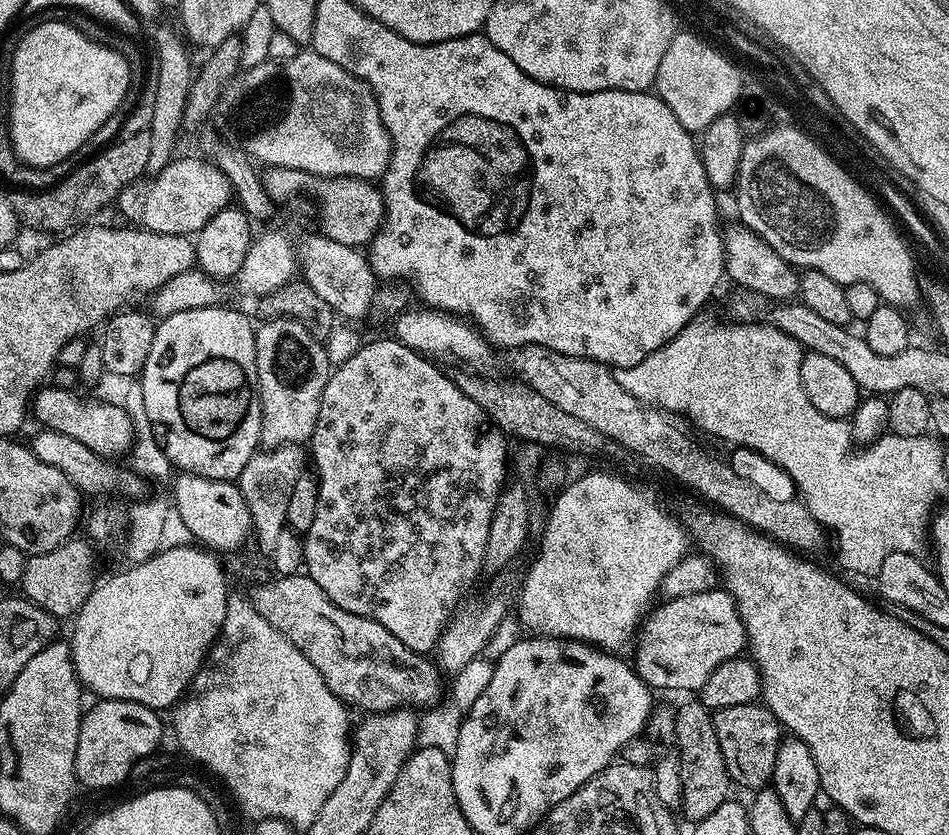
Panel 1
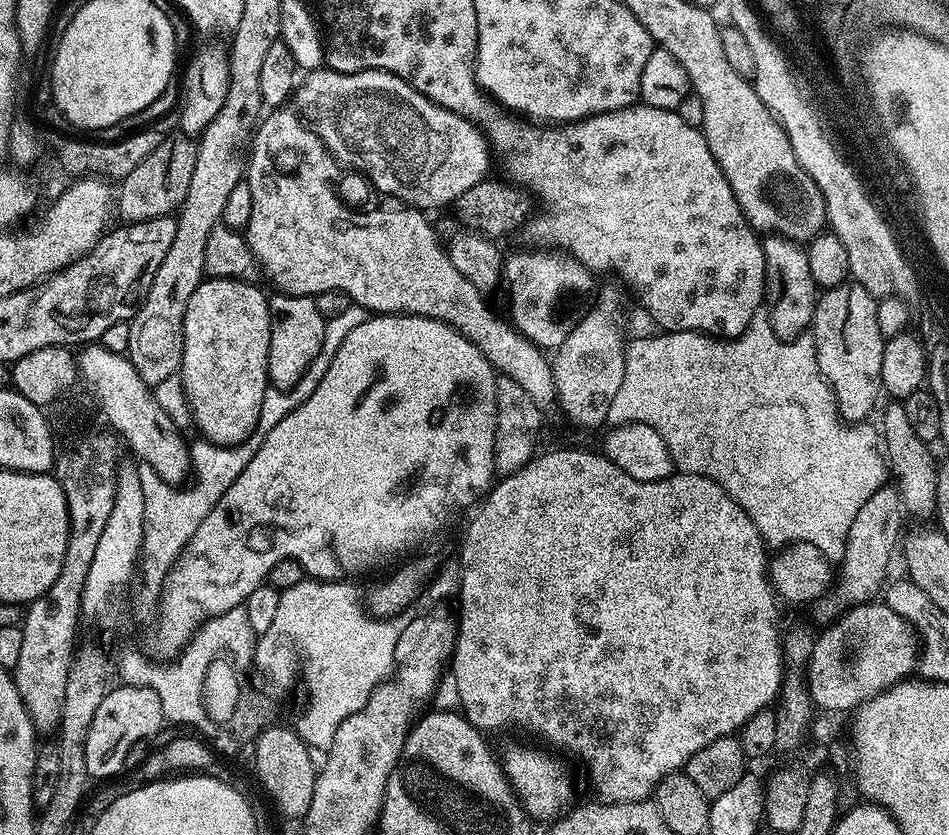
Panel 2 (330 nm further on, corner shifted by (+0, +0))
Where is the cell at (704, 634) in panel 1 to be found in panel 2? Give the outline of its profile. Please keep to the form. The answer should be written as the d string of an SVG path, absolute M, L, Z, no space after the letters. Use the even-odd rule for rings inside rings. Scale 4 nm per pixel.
M884 483L878 490L874 490L874 494L870 494L870 498L866 498L866 502L862 502L862 510L858 510L858 514L854 514L854 522L848 524L844 559L838 564L839 571L840 568L844 571L844 581L835 585L830 600L836 604L855 606L871 601L875 597L872 595L876 591L877 595L885 587L889 579L888 563L892 556L894 560L894 553L905 527L904 519L904 503L900 492L891 483Z

